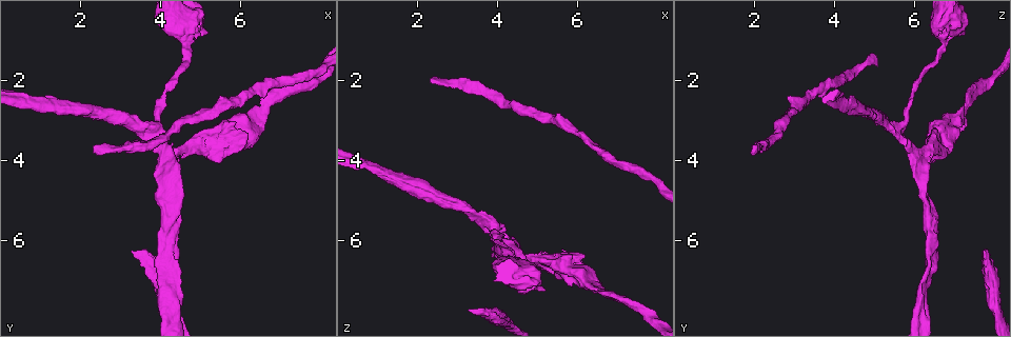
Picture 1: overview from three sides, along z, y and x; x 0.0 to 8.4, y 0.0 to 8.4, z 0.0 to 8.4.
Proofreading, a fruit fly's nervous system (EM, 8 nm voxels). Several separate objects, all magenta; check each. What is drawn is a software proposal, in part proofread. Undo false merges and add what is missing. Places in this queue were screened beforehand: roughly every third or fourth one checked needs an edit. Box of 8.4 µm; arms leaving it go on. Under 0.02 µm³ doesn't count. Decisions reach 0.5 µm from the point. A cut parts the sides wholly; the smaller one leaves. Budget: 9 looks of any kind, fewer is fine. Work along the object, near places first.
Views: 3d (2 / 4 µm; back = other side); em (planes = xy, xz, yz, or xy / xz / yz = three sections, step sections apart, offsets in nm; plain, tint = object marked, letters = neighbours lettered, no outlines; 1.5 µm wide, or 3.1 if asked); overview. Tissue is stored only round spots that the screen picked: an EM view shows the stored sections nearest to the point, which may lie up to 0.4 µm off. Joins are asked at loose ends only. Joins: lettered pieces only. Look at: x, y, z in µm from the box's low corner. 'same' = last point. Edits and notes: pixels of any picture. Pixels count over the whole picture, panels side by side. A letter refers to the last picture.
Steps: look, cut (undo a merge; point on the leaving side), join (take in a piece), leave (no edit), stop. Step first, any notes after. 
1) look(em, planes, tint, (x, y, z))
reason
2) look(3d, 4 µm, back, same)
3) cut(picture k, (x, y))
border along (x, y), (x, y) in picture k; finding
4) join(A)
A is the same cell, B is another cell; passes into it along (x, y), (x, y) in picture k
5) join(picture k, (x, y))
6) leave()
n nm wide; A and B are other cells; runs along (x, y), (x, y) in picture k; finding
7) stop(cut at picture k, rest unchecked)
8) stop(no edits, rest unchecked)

look(em, planes, letters, (3.30, 6.30, 7.70))
an open end

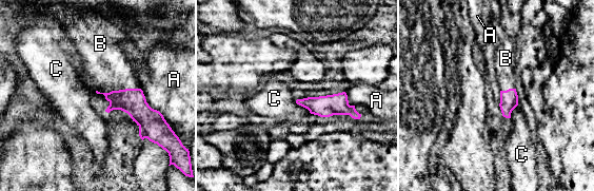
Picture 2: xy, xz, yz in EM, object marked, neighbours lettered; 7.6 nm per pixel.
join(B)
B is the same cell, A and C are other cells; passes into it along (133, 101), (119, 90), (107, 68) in picture 2; the neuron continues

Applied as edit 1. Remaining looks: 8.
look(em, planes, tint, (4.20, 3.80, 6.05))
a fork

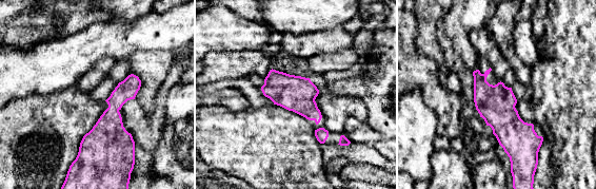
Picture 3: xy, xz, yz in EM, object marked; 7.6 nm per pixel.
look(em, planes, letters, same)
what lies round it

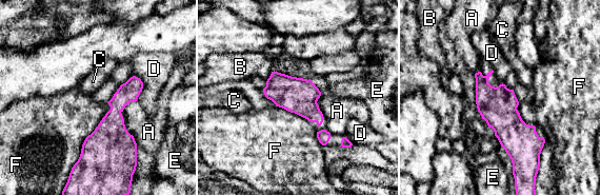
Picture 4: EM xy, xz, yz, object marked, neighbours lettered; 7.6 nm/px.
leave()
280 nm wide; A, B, C, D, E and F are other cells; continuous, no second neuron

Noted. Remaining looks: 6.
look(em, yz, step 4, tint, (4.65, 0.80, 6.75))
sudden change in width

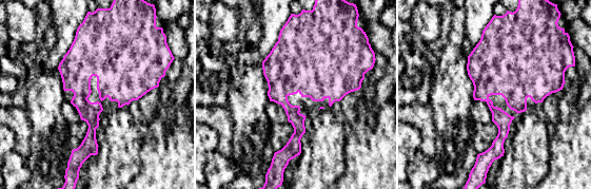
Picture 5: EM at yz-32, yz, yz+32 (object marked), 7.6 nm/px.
look(em, yz, step 4, letters, same)
see the neighbours

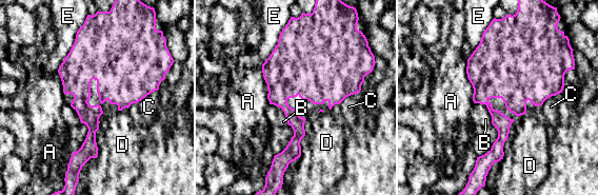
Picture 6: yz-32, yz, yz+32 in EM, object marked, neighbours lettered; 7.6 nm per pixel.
leave()
A, B, C, D and E are other cells; border along (476, 102), (485, 105), (492, 123) in picture 6; one neuron here

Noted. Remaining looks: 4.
look(3d, 2 µm, (6.55, 2.70, 7.25))
narrows sharply

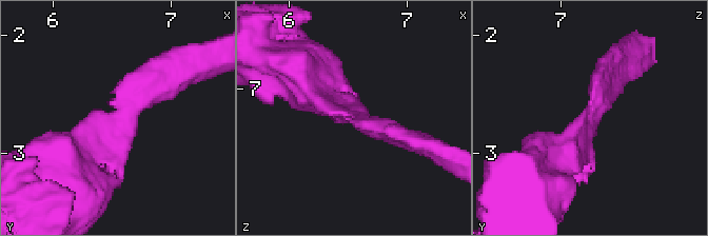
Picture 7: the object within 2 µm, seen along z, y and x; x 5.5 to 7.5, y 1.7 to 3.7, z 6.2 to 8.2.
look(em, planes, plain, (6.58, 2.72, 7.28))
arms of 200, 440 nm

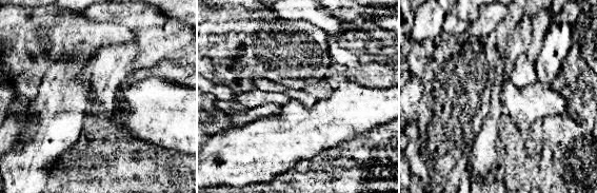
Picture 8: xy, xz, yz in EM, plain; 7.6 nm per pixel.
look(em, planes, letters, same)
see the neighbours

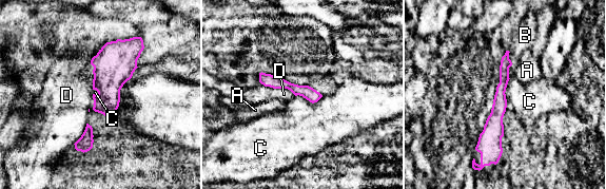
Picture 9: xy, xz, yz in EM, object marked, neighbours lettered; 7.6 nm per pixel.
leave()
A, B, C and D are other cells; runs along (506, 57), (493, 125), (493, 157) in picture 9; one neuron here

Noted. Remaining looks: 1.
stop(join at picture 2, rest unchecked)

